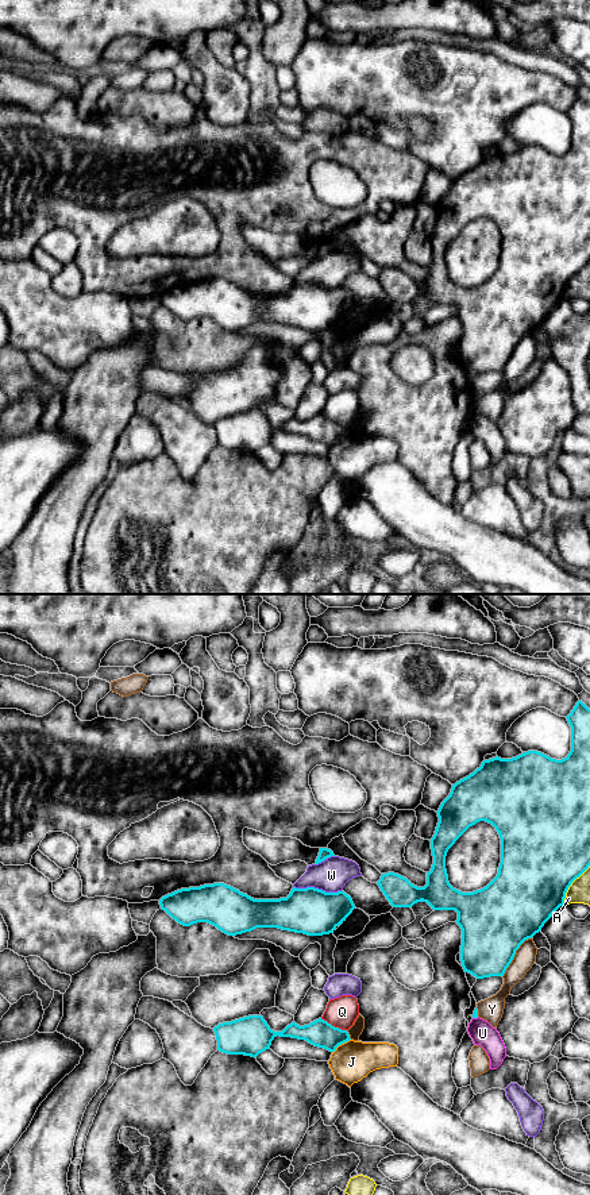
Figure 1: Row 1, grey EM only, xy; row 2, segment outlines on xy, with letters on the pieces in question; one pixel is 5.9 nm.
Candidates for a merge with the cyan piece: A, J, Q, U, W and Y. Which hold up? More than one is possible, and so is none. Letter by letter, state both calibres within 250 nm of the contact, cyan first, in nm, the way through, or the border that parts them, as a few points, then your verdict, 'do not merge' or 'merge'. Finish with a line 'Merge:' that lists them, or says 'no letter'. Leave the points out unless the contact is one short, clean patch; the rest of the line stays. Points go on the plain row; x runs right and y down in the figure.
A: 500 nm thick on the cyan side, 130 nm on the other; do not merge
J: 160 nm thick on the cyan side, 240 nm on the other; border along xy (350, 434), (332, 447); do not merge
Q: 160 nm thick on the cyan side, 180 nm on the other; do not merge
U: 30 nm thick on the cyan side, 140 nm on the other; do not merge
W: 280 nm thick on the cyan side, 200 nm on the other; do not merge
Y: 420 nm thick on the cyan side, 130 nm on the other; do not merge
Merge: no letter

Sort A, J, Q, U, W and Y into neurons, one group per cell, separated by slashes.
A / J / Q / U / W / Y

